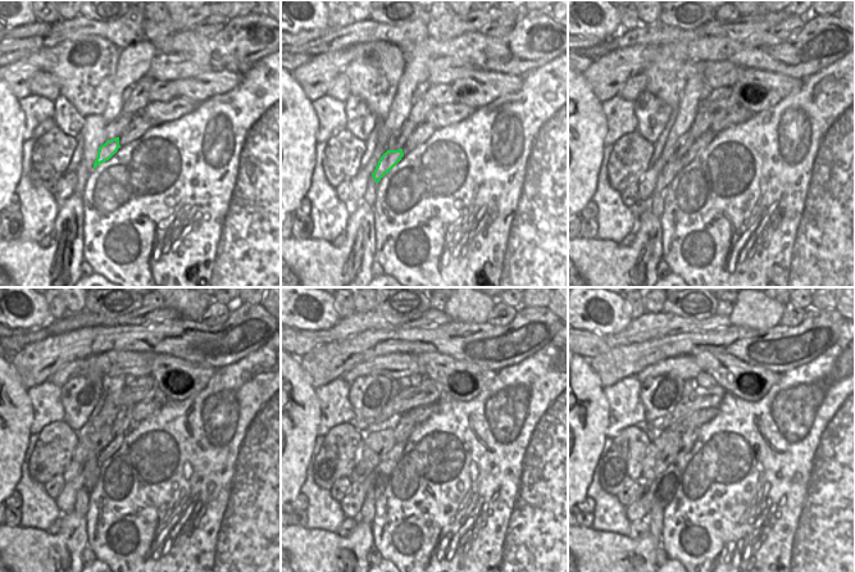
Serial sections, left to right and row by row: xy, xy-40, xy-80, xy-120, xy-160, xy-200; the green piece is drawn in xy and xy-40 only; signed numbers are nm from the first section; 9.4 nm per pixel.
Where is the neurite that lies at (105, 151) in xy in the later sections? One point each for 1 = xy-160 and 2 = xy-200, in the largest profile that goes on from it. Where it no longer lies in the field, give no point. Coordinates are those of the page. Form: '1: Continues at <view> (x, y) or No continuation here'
1: Continues at xy-160 (351, 504)
2: Continues at xy-200 (640, 508)

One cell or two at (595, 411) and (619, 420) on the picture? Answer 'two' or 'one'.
two

